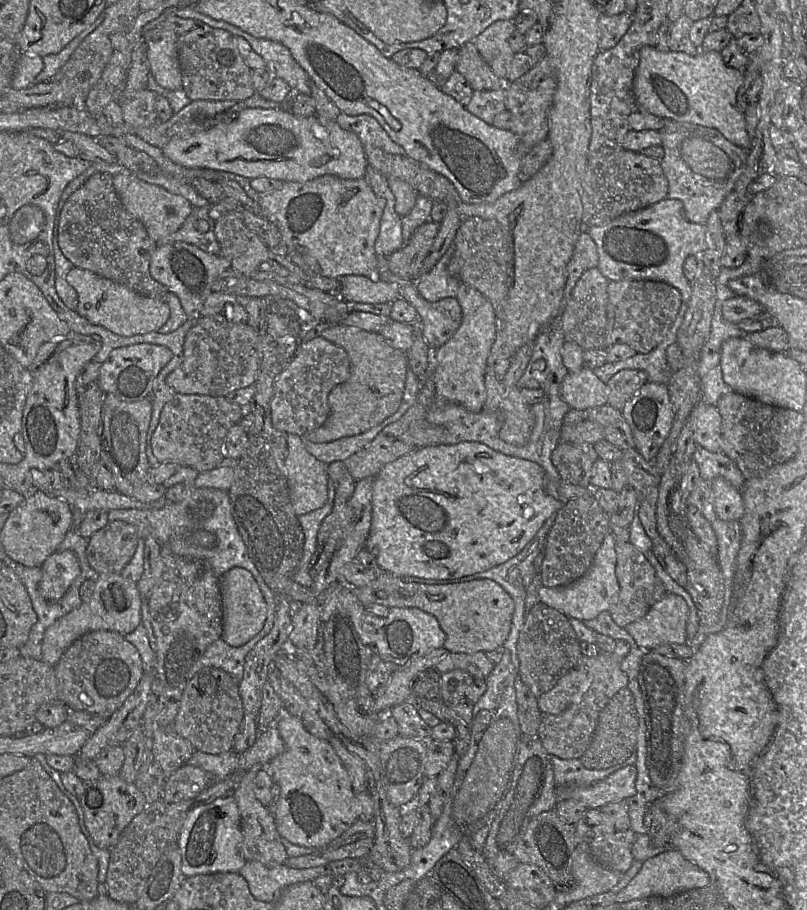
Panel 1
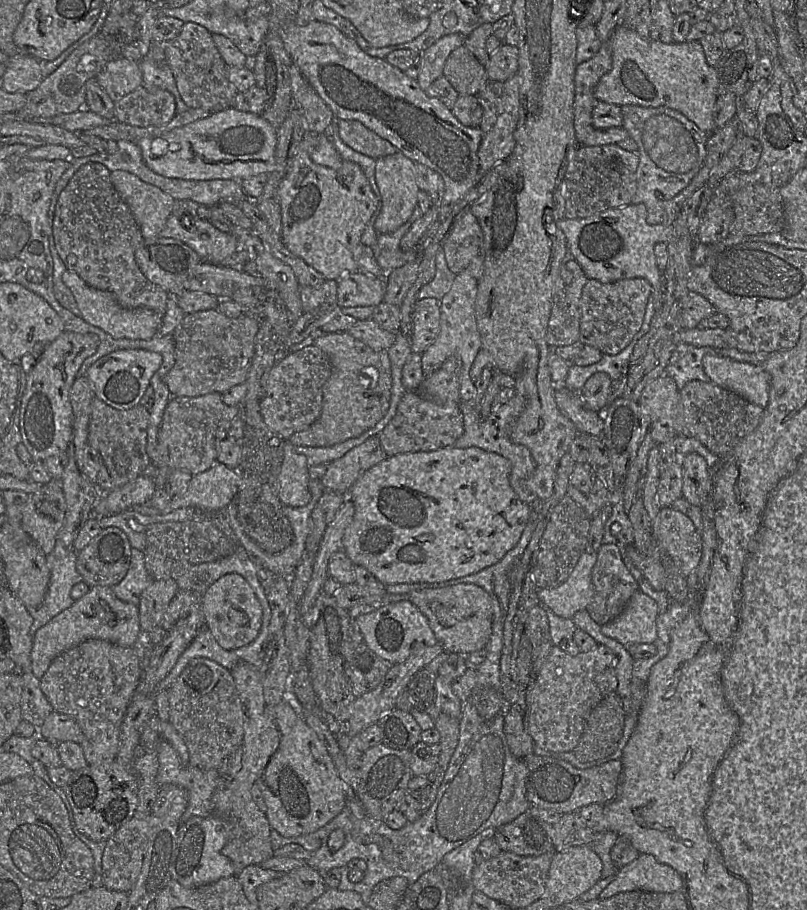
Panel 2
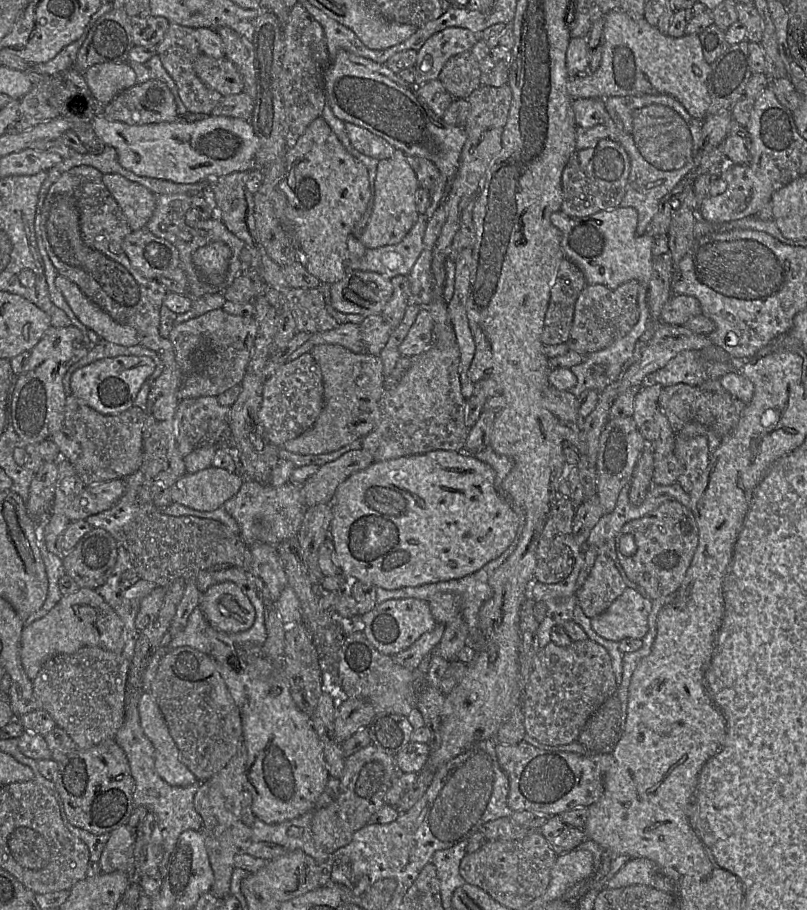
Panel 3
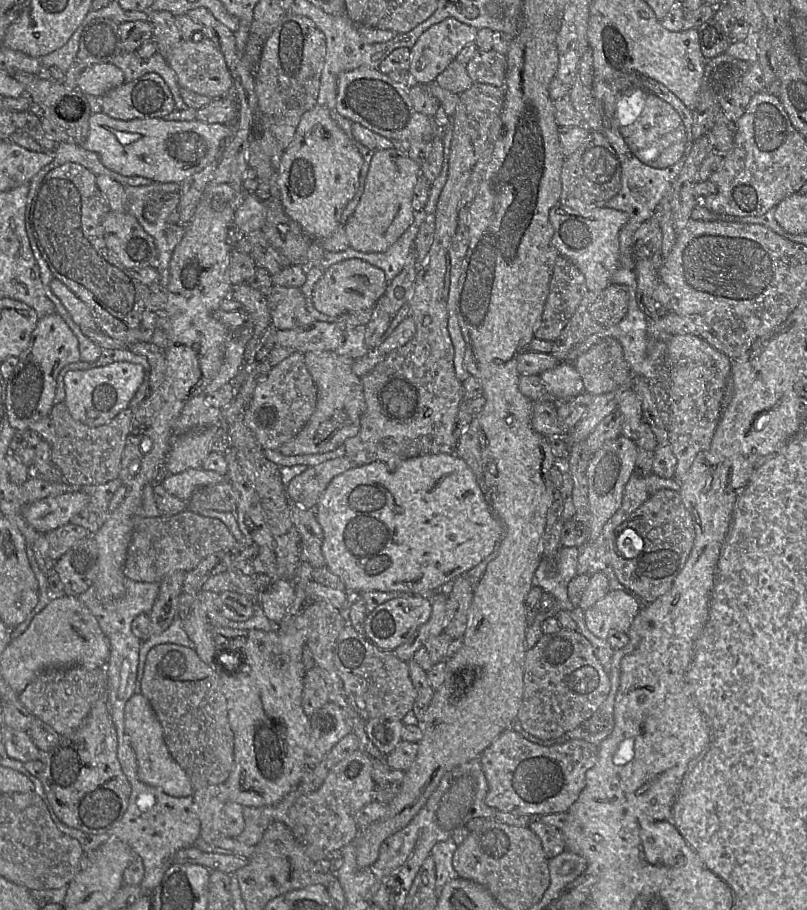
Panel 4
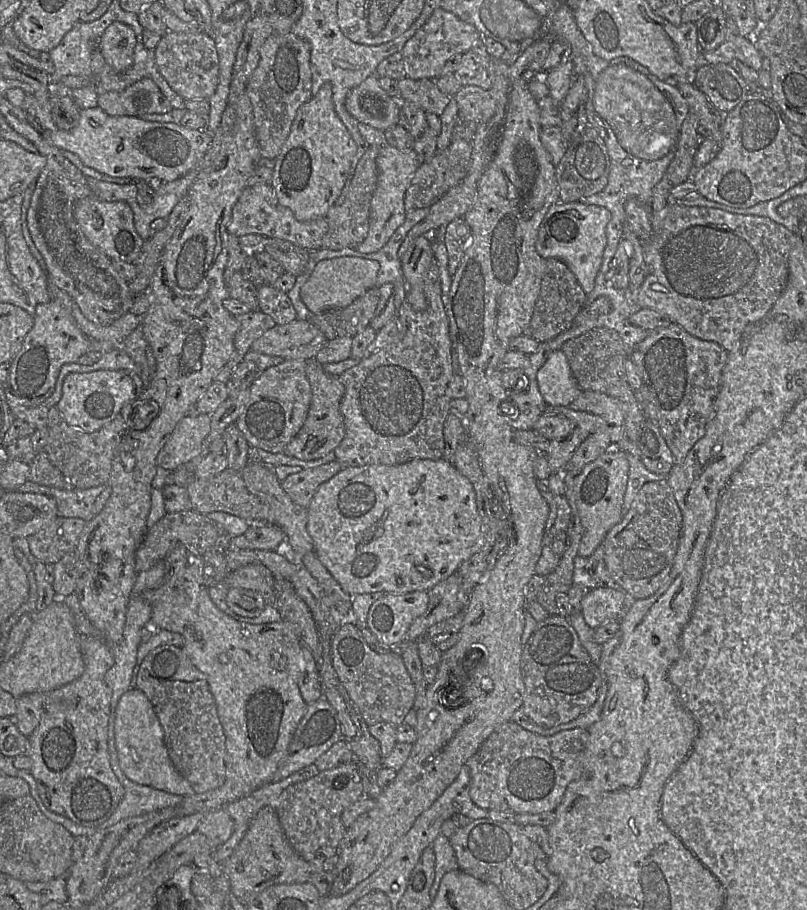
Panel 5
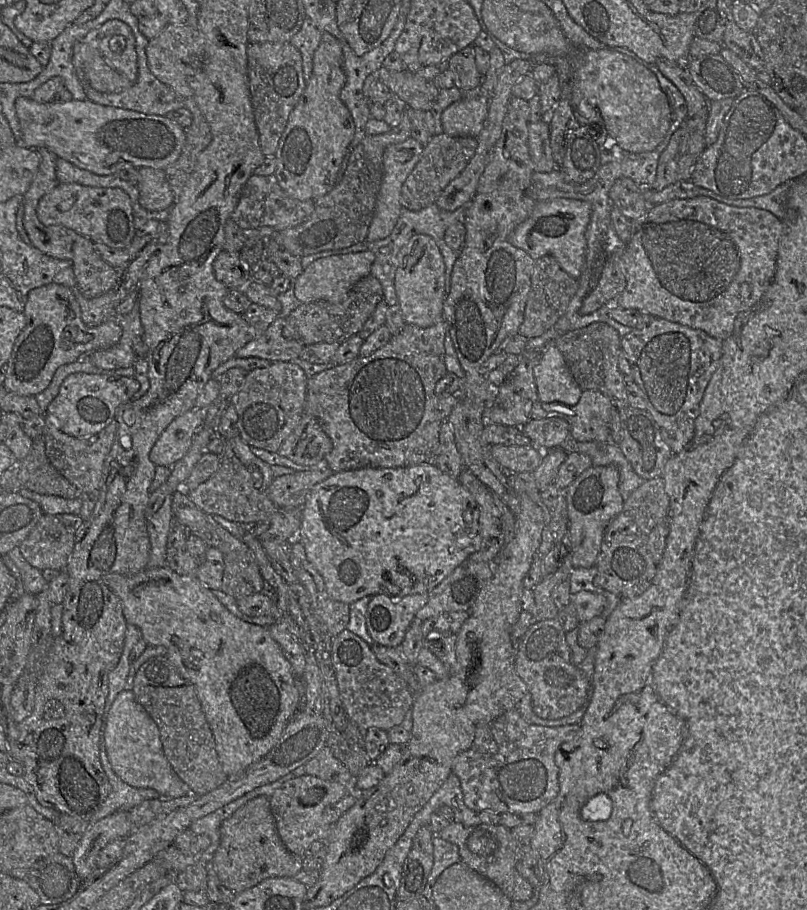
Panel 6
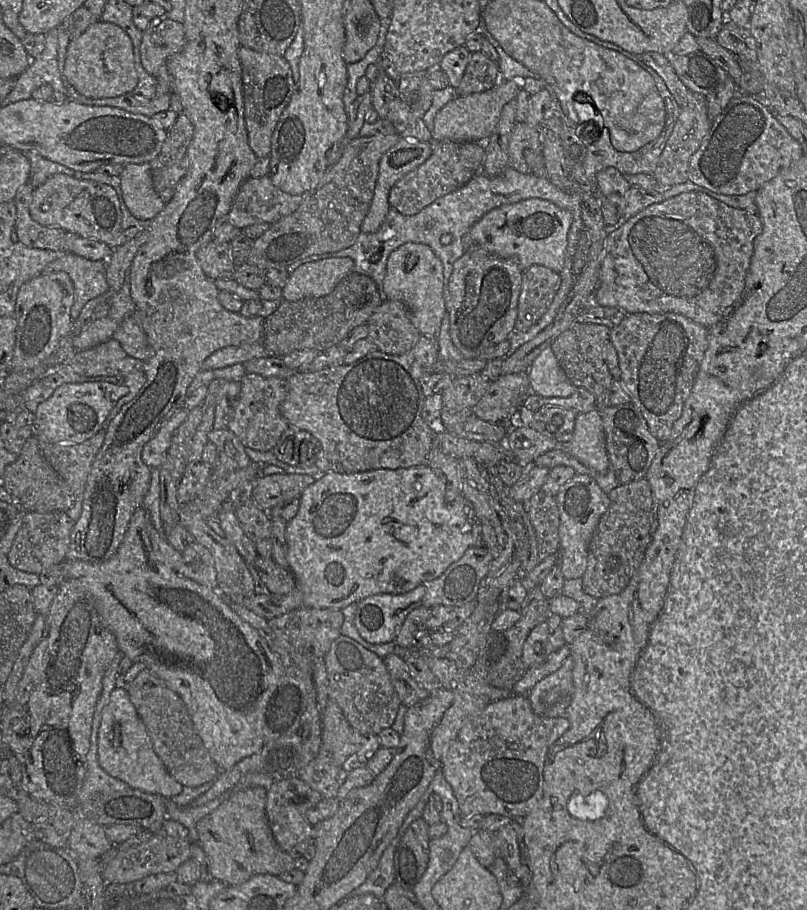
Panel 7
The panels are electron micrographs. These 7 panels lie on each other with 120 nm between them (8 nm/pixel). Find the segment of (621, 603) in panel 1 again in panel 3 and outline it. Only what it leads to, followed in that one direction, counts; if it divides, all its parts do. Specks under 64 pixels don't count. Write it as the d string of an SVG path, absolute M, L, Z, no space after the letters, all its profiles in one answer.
M600 554L576 597L585 615L593 618L603 613L626 587L614 561Z

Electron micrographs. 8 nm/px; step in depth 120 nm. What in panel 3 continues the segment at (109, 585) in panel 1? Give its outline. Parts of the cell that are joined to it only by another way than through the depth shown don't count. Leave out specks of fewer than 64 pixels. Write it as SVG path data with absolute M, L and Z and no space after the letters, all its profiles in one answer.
M80 588L77 592L63 595L60 601L41 619L24 626L21 634L21 662L30 680L34 680L43 664L52 656L72 654L84 646L98 646L109 651L121 653L126 641L126 627L120 616L97 593L95 589Z

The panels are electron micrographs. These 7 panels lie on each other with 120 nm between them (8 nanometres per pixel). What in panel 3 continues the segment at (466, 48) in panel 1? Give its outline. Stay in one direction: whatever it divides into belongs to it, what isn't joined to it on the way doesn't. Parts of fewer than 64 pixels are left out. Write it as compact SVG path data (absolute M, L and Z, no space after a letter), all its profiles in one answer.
M470 51L451 57L444 65L438 80L454 99L467 99L481 86L479 62Z

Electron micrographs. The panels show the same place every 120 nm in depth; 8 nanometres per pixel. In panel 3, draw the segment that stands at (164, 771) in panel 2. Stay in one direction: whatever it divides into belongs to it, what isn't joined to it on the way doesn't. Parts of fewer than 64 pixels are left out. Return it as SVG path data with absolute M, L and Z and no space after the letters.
M128 692L126 695L124 723L118 730L115 740L125 752L131 775L134 779L135 788L133 792L134 808L143 806L154 815L153 842L161 845L164 850L164 858L160 864L159 871L164 878L167 874L167 864L171 852L175 849L179 836L186 830L202 831L202 816L194 808L194 797L202 781L197 781L187 787L171 786L166 783L155 769L155 750L151 741L146 737L140 725L138 713L138 700L141 693Z

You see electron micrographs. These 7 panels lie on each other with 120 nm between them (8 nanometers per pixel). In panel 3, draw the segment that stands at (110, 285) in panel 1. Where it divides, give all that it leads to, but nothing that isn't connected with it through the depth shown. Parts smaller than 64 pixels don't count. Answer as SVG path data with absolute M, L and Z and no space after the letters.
M58 274L55 285L78 320L88 329L96 332L101 339L123 346L140 344L140 337L133 327L116 322L67 277Z

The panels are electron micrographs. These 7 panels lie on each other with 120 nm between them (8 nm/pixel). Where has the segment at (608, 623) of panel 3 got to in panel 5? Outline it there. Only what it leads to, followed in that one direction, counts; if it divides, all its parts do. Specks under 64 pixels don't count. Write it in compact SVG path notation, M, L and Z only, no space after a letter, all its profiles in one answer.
M612 588L586 591L581 605L584 620L592 629L611 620L620 621L626 611L625 595Z

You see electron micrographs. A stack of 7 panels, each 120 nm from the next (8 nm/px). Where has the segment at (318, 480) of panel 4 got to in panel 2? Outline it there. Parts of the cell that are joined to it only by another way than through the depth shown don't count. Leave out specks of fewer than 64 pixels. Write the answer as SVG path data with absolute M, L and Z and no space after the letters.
M378 435L370 437L341 458L327 464L321 483L325 491L347 495L358 478L387 458Z

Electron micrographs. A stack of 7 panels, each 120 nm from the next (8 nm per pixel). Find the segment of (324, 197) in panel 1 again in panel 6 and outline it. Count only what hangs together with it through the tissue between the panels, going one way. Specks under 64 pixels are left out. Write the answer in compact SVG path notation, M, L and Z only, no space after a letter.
M324 32L313 55L312 74L291 111L274 155L274 177L279 187L291 198L315 200L327 194L337 183L337 176L354 136L351 114L339 94L346 82L340 41Z

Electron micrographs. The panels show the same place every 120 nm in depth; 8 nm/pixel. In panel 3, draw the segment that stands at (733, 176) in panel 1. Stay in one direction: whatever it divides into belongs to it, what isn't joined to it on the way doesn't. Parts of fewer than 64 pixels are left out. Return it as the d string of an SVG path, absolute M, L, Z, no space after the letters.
M656 94L656 95L640 95L640 96L626 96L626 97L606 97L606 98L584 98L584 99L603 99L606 110L613 120L615 126L620 132L620 144L626 150L629 155L631 169L628 178L628 183L626 186L625 195L620 203L620 207L632 207L638 212L638 223L636 228L637 235L643 235L646 233L646 228L651 222L652 218L658 210L658 205L661 199L669 194L678 183L685 178L695 167L699 164L699 159L701 158L701 146L702 146L702 131L701 131L701 121L692 117L684 106L674 97L666 94Z

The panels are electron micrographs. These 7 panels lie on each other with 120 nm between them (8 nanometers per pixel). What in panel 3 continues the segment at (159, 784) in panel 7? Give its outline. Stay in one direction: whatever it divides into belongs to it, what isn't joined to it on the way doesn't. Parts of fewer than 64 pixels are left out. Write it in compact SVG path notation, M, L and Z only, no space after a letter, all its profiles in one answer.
M142 692L138 700L140 725L155 750L155 769L169 785L187 787L198 780L182 762L179 749L170 735L160 708L150 692Z

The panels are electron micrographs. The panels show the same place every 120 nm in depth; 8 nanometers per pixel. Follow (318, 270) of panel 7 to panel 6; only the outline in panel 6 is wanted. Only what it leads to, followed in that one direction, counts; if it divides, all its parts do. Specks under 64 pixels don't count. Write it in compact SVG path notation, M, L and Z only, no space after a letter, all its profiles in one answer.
M357 252L334 255L318 259L306 267L293 281L295 297L301 303L327 301L339 303L345 299L351 288L362 278L371 275L371 265L375 260L372 252Z

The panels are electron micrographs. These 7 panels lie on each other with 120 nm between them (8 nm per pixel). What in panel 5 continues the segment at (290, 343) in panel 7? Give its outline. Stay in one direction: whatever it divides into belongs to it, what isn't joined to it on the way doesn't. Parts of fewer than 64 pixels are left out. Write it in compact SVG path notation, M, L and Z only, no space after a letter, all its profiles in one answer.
M375 286L349 306L311 314L308 321L315 325L328 341L340 337L354 337L370 324L379 300L379 287Z

